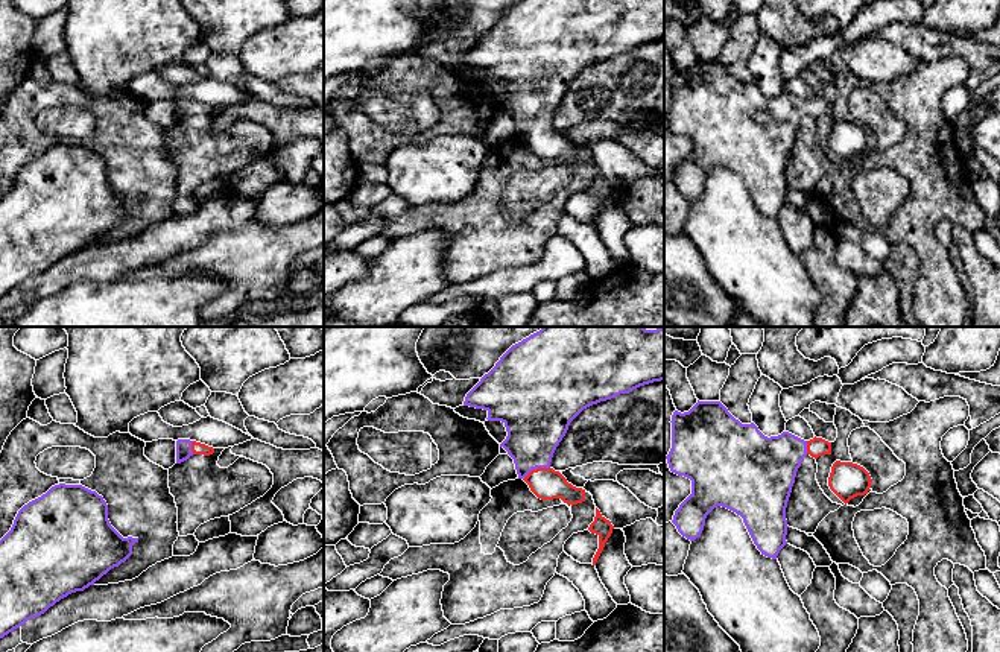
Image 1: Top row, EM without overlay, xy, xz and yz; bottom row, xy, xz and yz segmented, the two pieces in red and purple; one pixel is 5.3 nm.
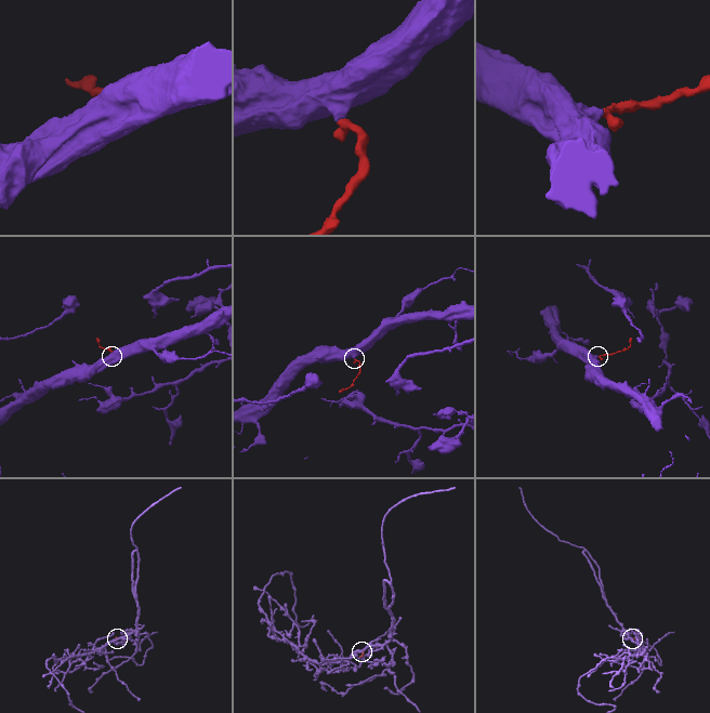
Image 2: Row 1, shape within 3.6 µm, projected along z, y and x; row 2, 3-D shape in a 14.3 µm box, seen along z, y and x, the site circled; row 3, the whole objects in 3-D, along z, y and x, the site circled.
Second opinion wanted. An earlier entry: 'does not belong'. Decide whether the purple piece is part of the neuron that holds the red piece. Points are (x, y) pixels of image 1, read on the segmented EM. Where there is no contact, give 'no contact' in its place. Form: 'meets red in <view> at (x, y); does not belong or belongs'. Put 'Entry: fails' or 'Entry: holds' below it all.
meets red in xz at (537, 468); belongs
Entry: fails

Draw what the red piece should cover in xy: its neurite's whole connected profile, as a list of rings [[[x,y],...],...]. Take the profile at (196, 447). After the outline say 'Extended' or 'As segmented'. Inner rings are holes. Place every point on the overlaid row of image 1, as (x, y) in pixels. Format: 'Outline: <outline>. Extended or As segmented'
Outline: [[[190,439],[176,441],[176,464],[187,461],[193,454],[210,456],[213,453],[214,453],[214,448],[205,444],[190,441]]]. Extended

